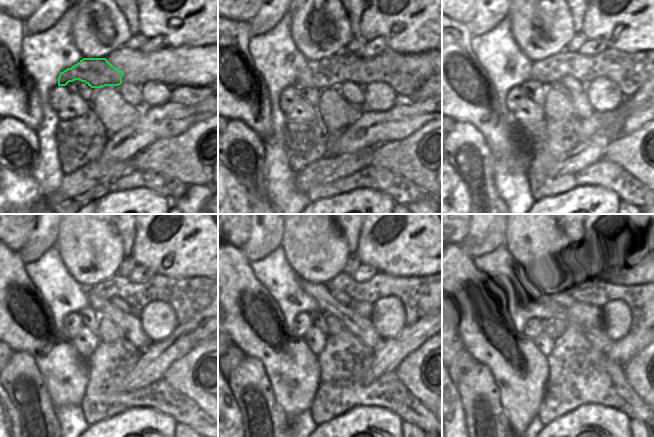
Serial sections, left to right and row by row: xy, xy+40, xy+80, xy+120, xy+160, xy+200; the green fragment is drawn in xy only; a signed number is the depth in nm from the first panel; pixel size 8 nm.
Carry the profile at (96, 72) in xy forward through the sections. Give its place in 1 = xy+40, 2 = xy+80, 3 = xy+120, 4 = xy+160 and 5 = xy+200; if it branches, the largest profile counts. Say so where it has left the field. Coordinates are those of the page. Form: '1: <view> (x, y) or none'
1: xy+40 (331, 72)
2: xy+80 (585, 69)
3: xy+120 (137, 295)
4: xy+160 (382, 285)
5: xy+200 (603, 287)

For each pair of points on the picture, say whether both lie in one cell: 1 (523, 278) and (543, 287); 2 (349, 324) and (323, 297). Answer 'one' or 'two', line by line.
1: one
2: one

